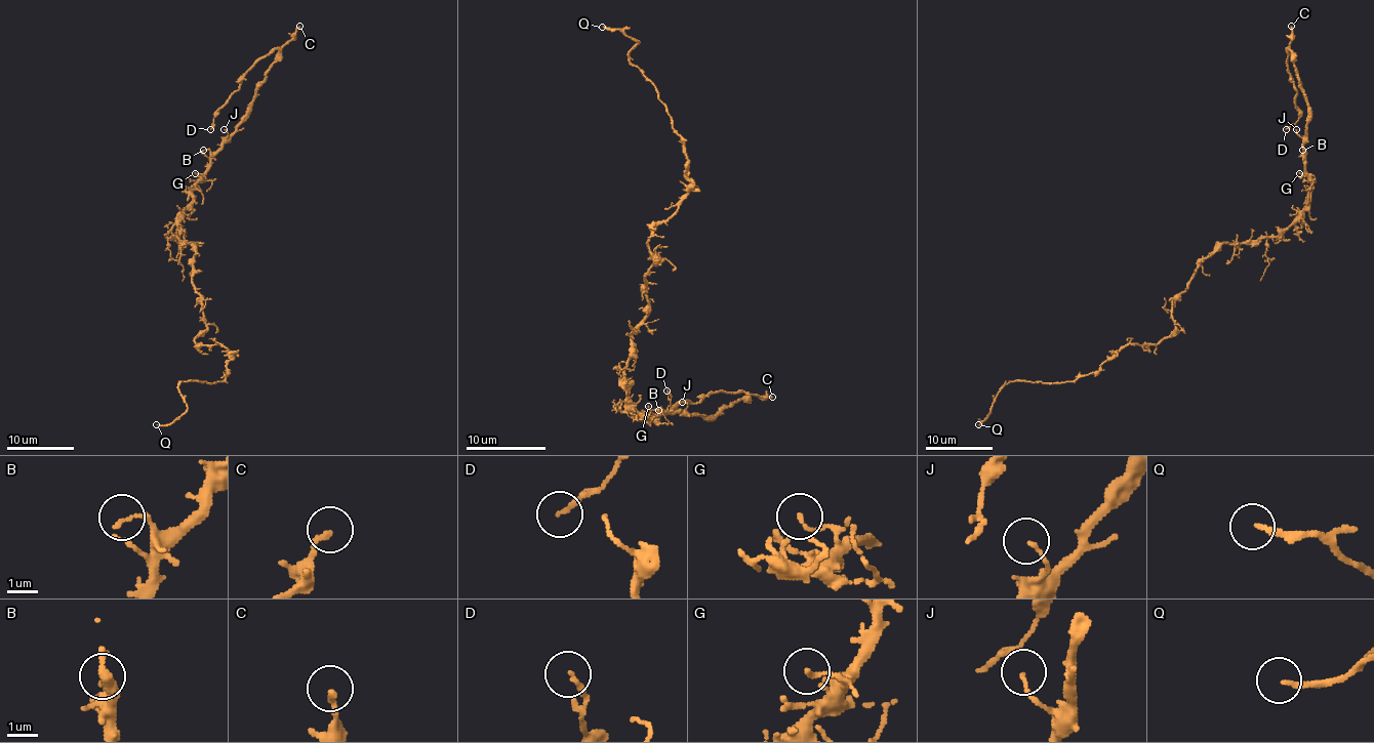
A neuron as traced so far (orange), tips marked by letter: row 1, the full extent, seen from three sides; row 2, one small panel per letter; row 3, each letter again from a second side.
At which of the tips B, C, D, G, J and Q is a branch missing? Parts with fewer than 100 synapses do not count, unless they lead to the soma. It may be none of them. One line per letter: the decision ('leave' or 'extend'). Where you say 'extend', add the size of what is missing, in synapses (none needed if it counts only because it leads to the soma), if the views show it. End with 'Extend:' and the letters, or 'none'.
B: leave
C: leave
D: leave
G: leave
J: leave
Q: extend
Extend: Q

